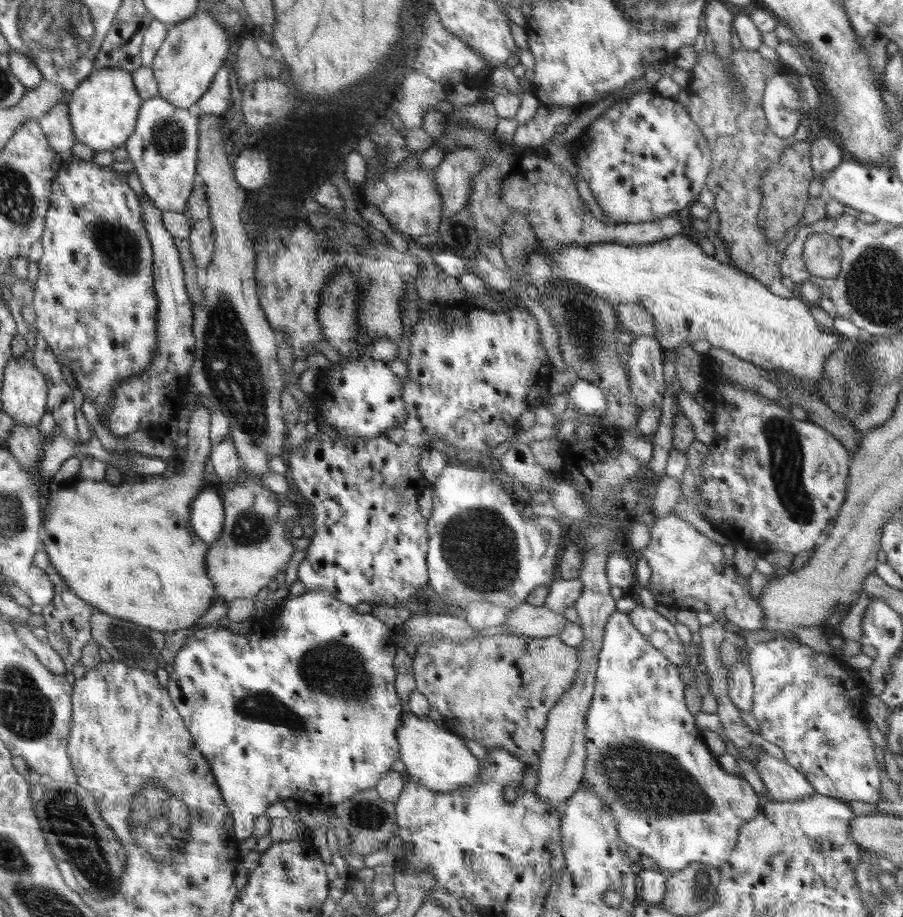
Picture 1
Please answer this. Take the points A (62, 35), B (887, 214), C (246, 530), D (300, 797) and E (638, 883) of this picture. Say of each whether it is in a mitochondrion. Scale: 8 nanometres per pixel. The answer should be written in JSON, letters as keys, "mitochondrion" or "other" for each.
{"A":"mitochondrion","B":"other","C":"mitochondrion","D":"other","E":"other"}

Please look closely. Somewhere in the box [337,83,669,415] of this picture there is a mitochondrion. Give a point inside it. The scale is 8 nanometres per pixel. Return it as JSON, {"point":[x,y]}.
{"point":[582,314]}

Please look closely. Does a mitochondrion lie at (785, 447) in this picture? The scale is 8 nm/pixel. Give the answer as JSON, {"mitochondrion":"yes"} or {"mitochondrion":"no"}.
{"mitochondrion":"yes"}

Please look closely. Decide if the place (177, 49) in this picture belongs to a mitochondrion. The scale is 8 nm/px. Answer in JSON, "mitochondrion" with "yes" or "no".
{"mitochondrion":"yes"}

